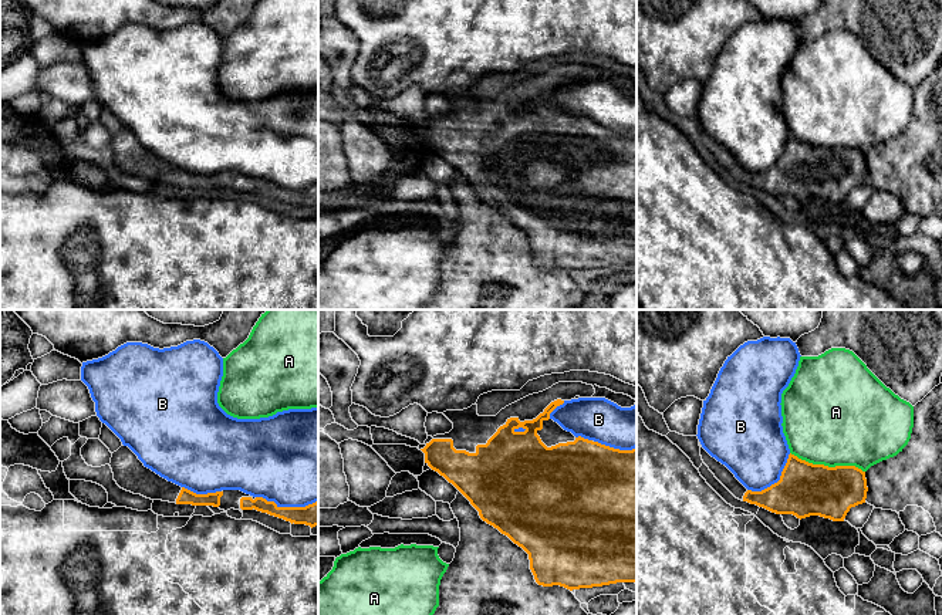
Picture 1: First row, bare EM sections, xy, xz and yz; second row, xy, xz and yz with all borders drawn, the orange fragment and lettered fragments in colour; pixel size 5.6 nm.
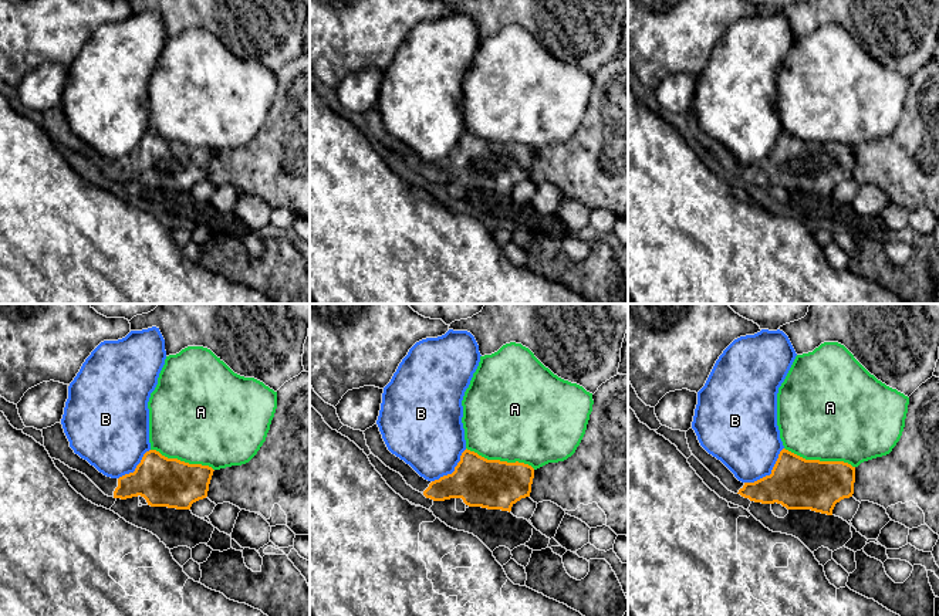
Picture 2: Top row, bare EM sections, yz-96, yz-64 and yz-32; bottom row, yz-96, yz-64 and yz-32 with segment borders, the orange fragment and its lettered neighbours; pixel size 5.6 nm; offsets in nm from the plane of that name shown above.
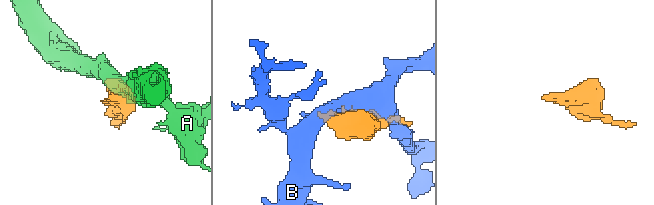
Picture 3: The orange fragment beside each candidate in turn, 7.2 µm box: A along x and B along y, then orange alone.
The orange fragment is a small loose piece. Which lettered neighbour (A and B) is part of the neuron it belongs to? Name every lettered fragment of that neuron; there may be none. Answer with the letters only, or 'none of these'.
none of these

